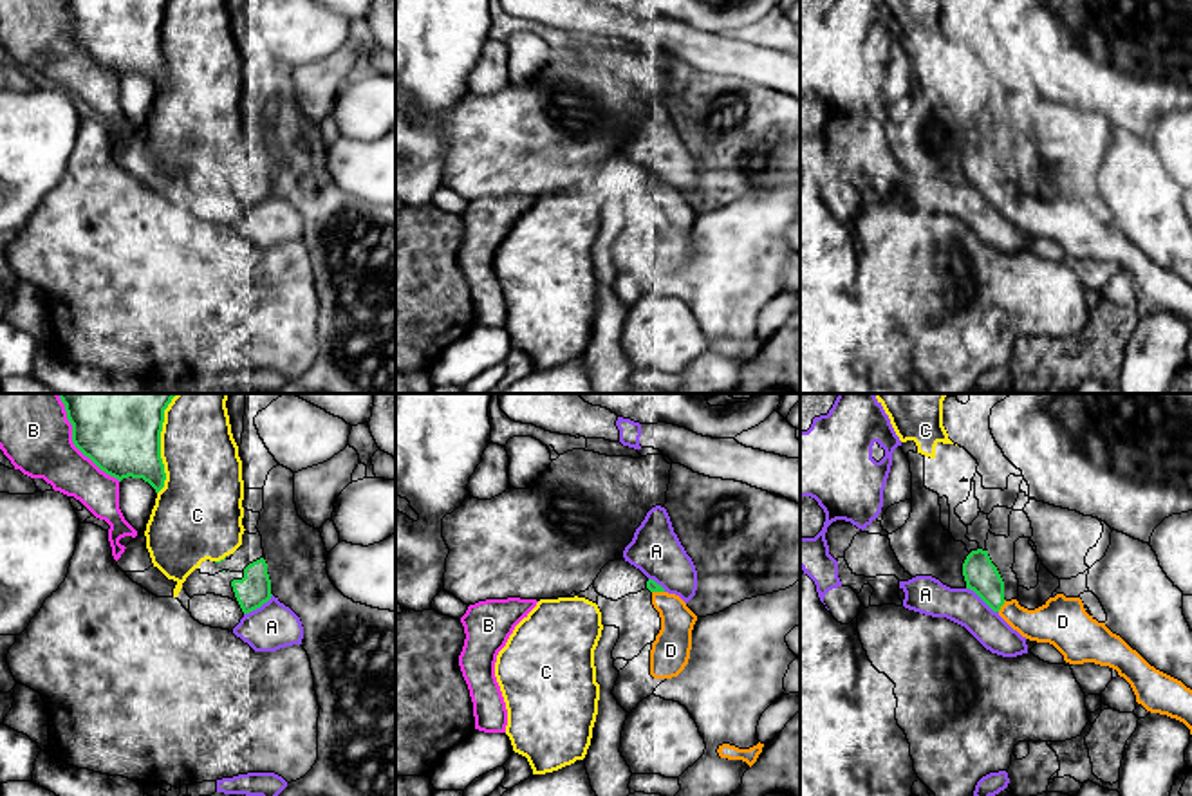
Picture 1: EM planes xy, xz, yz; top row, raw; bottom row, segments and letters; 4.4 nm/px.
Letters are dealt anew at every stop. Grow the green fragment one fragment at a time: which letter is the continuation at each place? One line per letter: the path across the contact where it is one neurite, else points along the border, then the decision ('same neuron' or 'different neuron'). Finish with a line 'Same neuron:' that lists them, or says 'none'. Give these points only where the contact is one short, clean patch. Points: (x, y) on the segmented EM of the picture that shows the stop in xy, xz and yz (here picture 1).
A: different neuron
B: different neuron
C: different neuron
D: same neuron
Same neuron: D

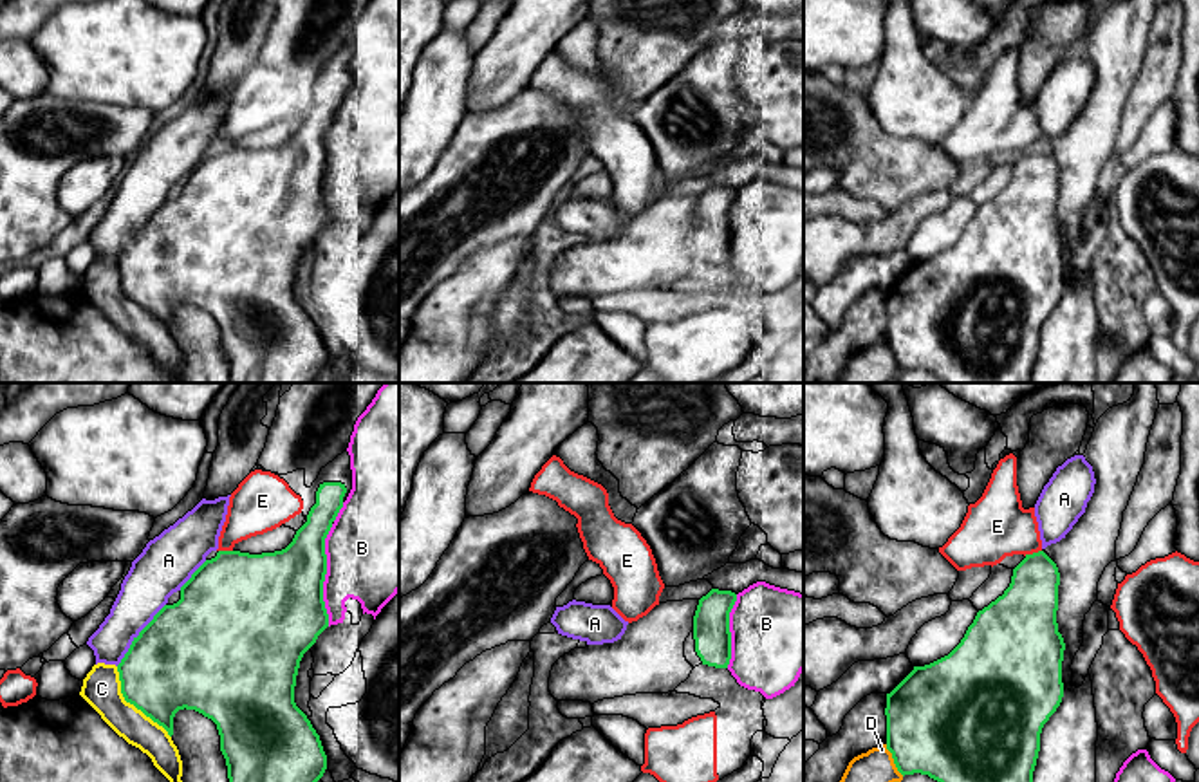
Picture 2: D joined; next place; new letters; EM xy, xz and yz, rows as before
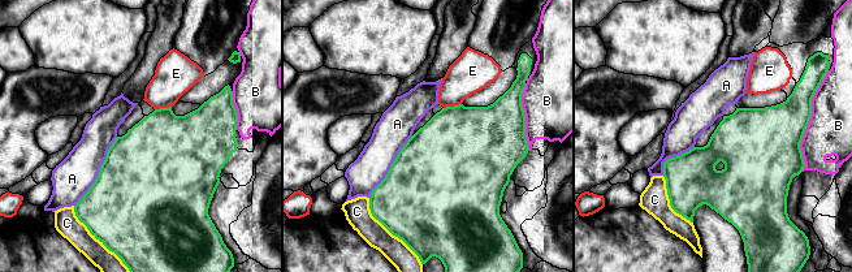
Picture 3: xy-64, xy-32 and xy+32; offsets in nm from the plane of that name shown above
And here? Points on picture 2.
A: different neuron
B: different neuron
C: different neuron
D: different neuron
E: border along yz (1040, 549), (1024, 555); different neuron
Same neuron: none

